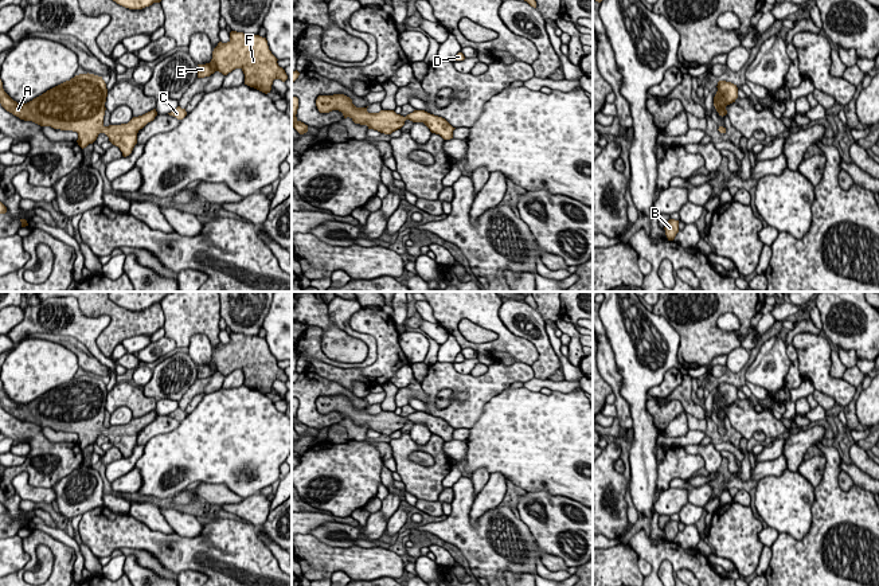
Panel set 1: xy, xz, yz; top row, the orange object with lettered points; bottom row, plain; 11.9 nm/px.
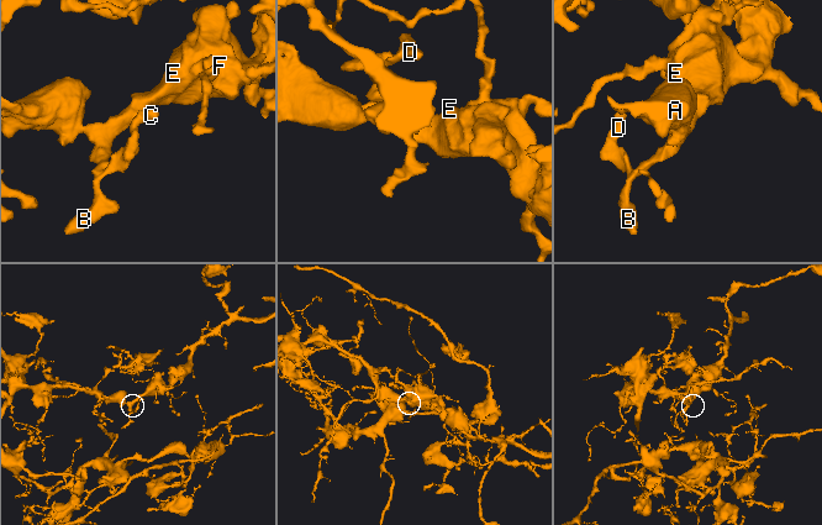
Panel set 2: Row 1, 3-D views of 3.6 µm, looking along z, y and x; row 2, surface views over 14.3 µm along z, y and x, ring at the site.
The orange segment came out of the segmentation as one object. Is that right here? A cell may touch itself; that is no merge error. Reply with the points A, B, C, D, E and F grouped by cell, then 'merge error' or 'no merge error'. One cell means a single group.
A B C D E F; no merge error

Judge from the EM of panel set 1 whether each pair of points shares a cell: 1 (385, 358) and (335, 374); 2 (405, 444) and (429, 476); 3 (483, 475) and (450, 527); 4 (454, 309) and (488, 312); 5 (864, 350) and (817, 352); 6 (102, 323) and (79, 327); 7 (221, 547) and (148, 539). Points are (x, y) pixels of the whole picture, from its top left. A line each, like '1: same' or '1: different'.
1: same
2: same
3: different
4: same
5: different
6: same
7: same

